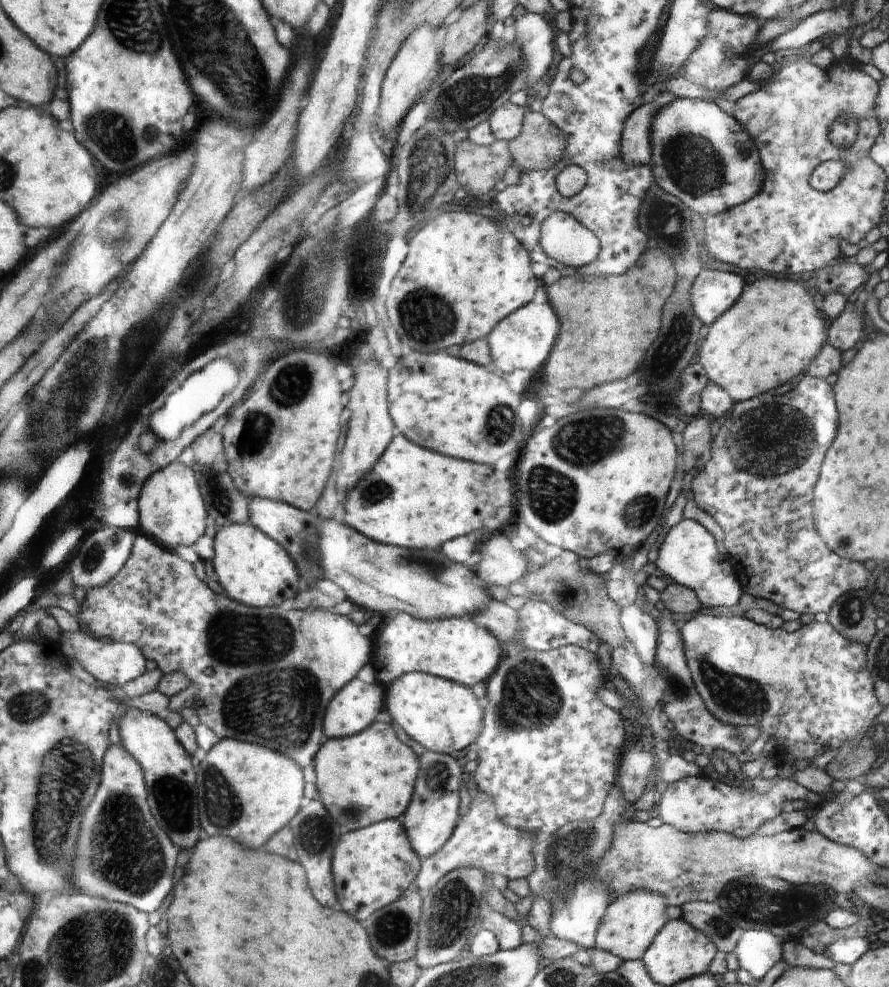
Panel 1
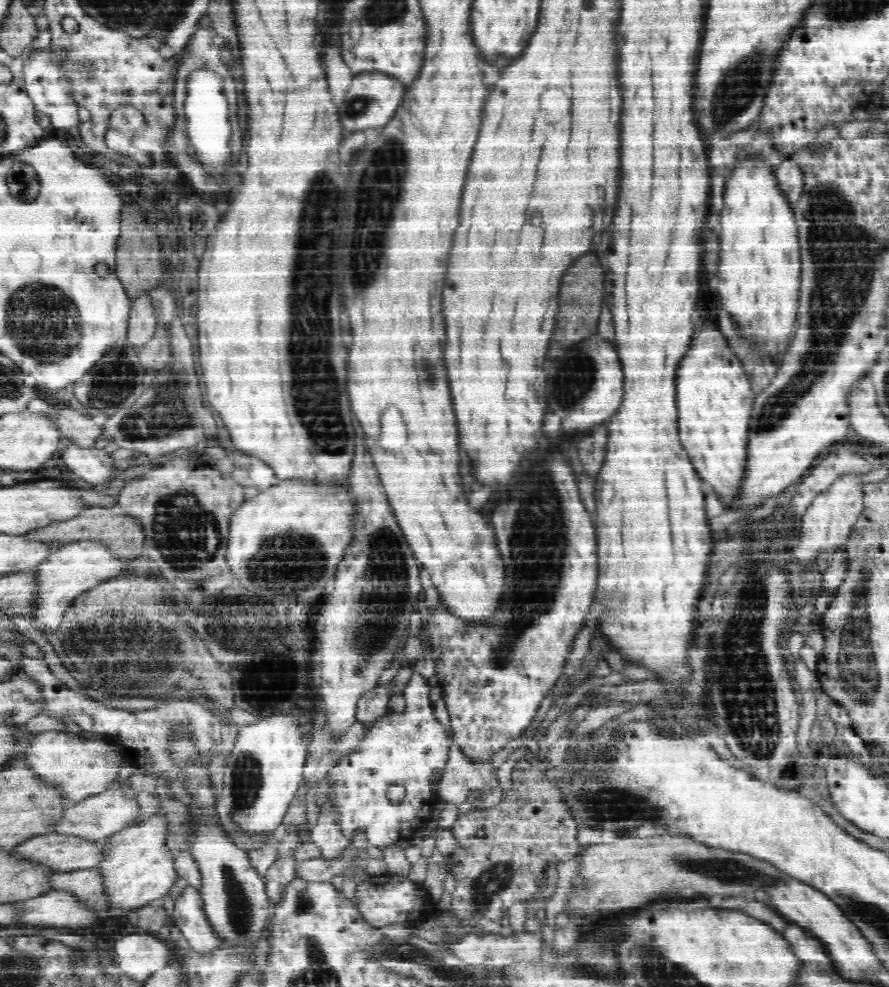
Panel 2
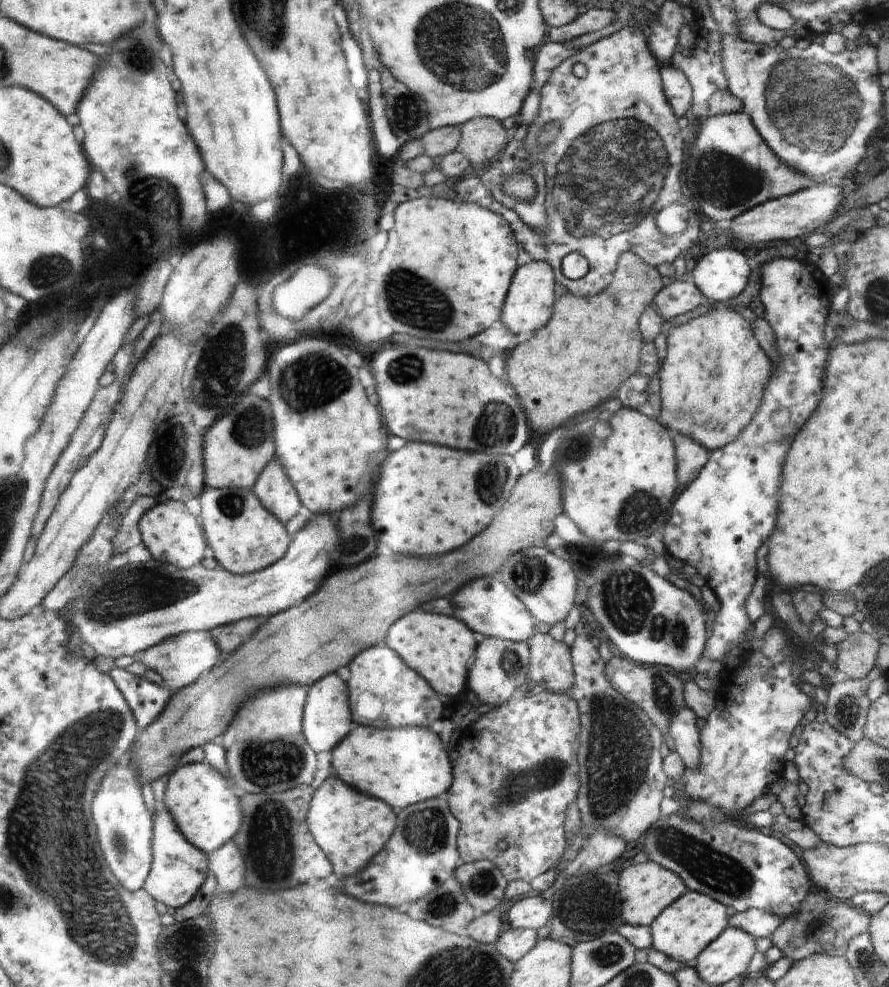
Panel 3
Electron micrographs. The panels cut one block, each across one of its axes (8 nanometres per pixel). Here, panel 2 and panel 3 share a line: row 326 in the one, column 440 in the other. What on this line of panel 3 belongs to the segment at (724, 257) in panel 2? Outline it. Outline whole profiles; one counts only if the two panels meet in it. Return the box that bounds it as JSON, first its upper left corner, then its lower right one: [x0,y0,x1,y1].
[331,725,452,810]

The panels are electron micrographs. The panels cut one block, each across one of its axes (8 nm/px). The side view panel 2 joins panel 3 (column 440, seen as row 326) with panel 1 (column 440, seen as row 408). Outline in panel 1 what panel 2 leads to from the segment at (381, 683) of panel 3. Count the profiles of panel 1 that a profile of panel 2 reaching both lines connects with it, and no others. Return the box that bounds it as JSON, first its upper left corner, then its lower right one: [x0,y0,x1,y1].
[386,672,482,754]

